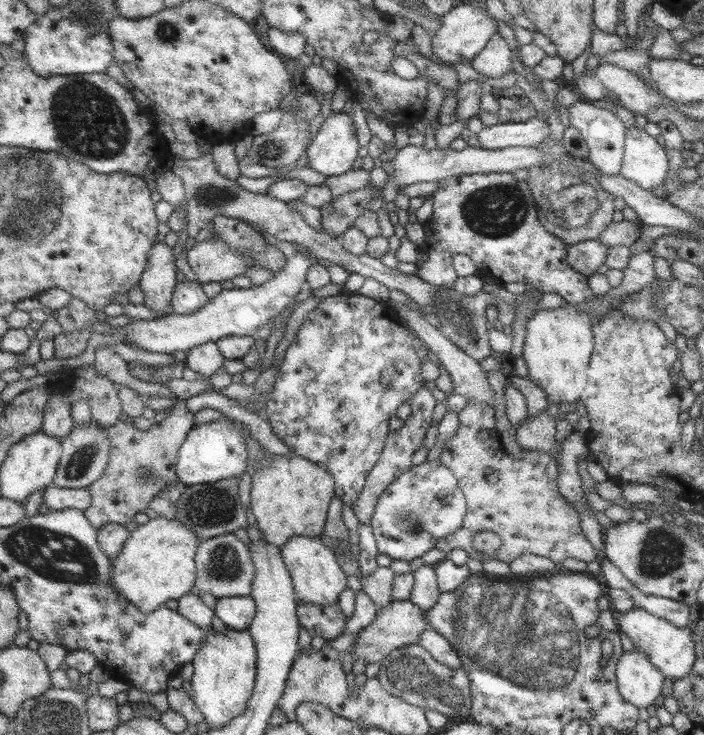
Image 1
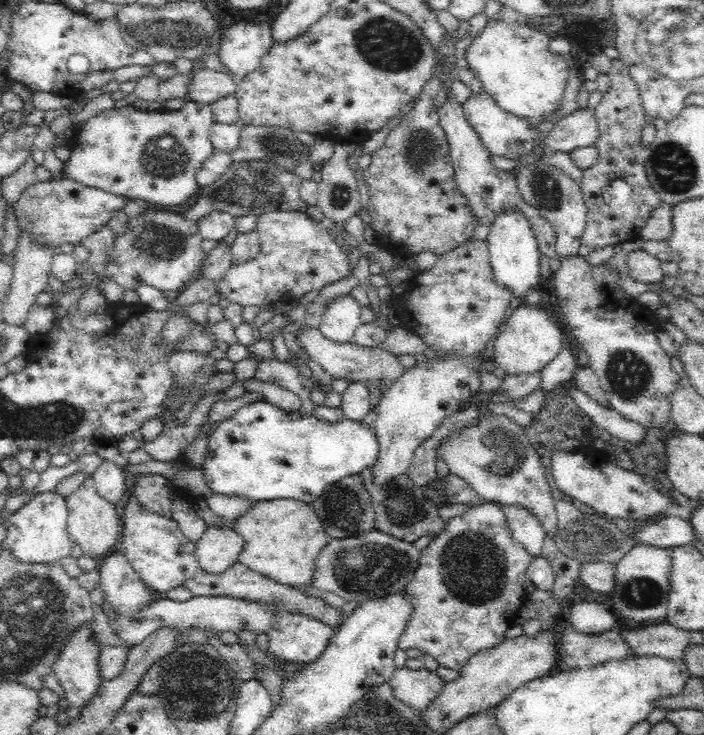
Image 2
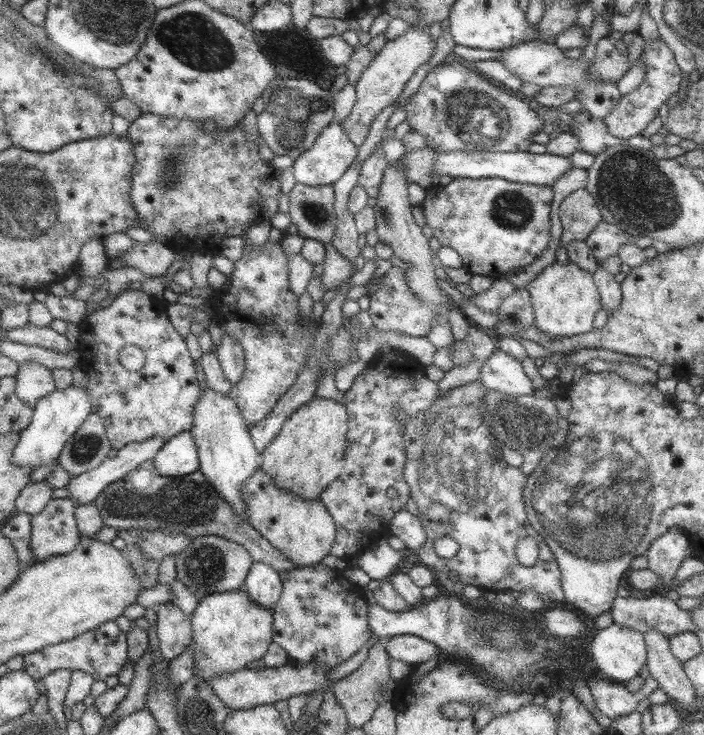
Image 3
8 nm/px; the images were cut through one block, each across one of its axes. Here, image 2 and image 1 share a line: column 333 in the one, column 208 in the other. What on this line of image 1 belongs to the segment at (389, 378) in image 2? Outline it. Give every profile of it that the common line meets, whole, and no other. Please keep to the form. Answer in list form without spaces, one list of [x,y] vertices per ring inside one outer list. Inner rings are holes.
[[[209,341],[187,349],[184,362],[193,372],[198,372],[203,375],[203,378],[209,378],[215,370],[223,366],[224,359],[221,345],[215,345],[215,342]]]

